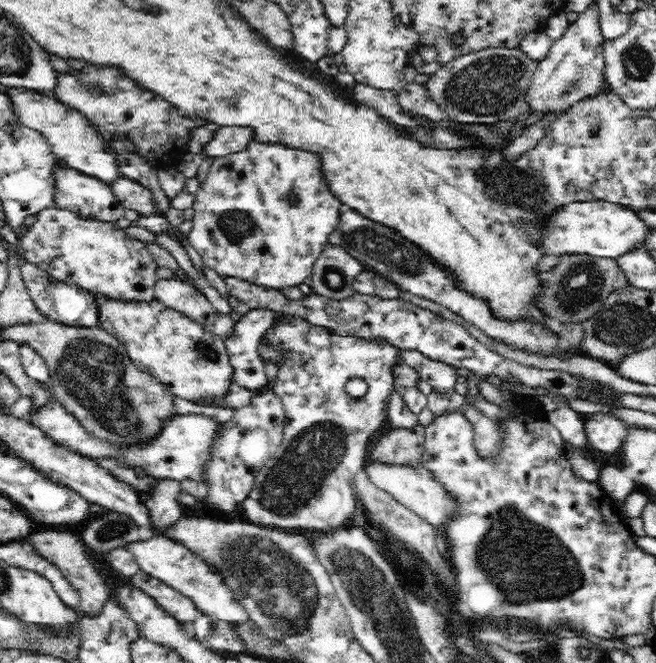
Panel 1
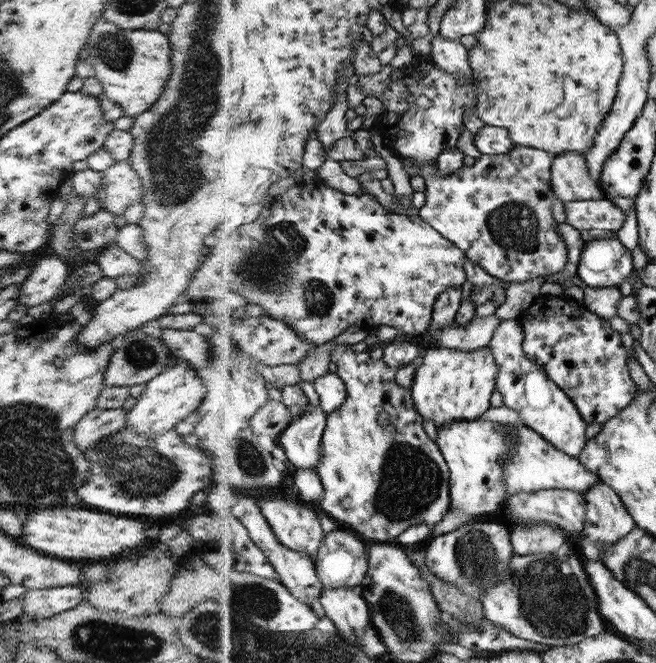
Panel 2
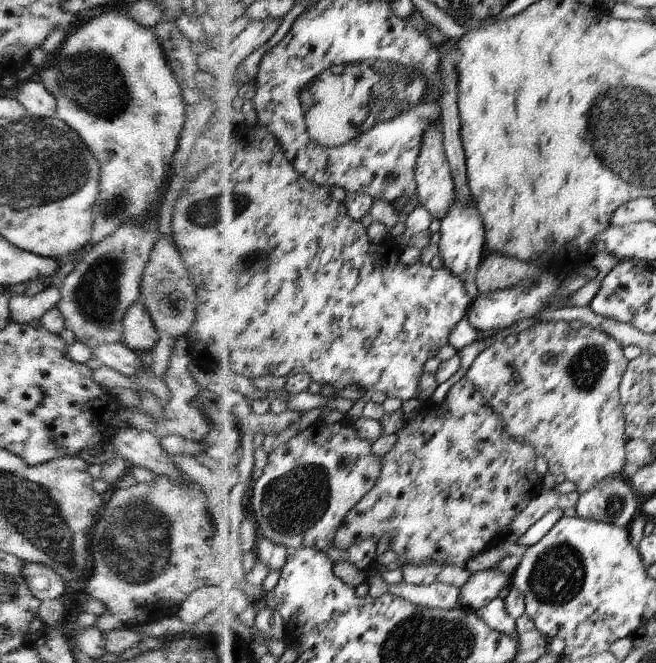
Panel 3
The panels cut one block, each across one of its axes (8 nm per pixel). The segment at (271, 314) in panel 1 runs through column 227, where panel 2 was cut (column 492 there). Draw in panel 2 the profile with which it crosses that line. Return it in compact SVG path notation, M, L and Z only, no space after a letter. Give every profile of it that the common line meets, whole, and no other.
M519 319L503 320L488 346L495 354L499 366L496 390L503 396L503 405L516 410L525 426L543 436L556 449L578 458L587 446L585 433L588 425L572 398L548 377L545 367L525 354L524 332Z

